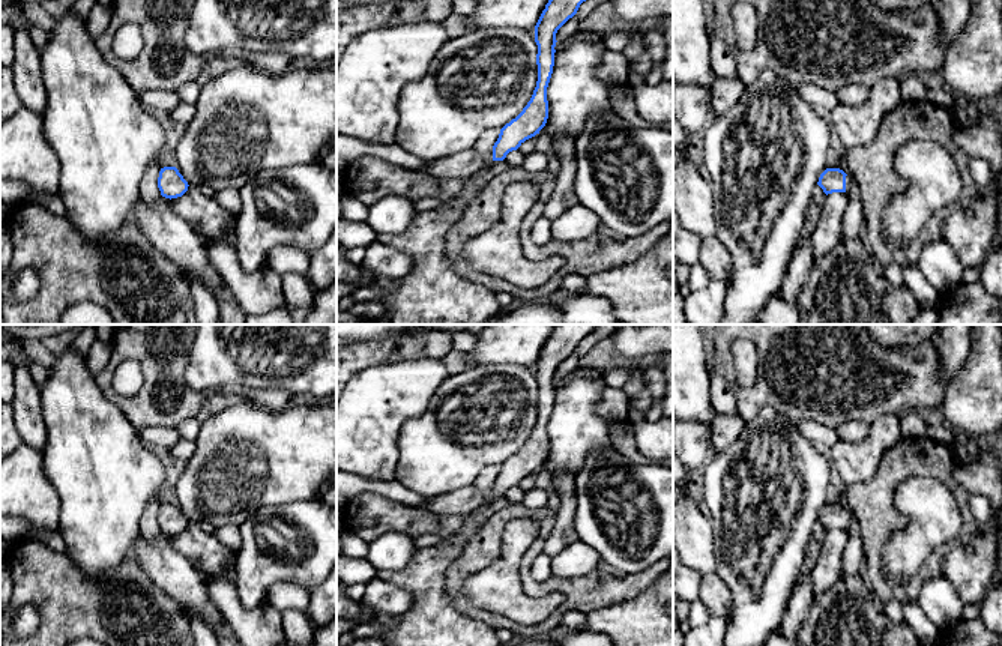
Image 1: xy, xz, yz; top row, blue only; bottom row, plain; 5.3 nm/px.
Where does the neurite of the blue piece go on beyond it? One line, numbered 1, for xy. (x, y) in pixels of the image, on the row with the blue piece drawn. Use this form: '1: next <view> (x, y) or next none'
1: next none

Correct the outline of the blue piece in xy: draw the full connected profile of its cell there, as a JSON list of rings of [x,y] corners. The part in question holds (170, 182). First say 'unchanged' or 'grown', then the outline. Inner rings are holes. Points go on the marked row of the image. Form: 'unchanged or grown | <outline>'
unchanged | [[[164,167],[159,171],[158,188],[165,198],[182,197],[188,191],[188,182],[176,167]]]

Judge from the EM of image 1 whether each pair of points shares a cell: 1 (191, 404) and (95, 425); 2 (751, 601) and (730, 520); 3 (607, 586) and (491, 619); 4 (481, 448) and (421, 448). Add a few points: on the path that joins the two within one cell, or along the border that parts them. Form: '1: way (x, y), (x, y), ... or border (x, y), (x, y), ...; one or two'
1: border (102, 394), (138, 428); two
2: way (751, 582), (750, 540); one
3: way (579, 598), (547, 625), (537, 630), (520, 630); one
4: way (466, 448), (436, 448); one

